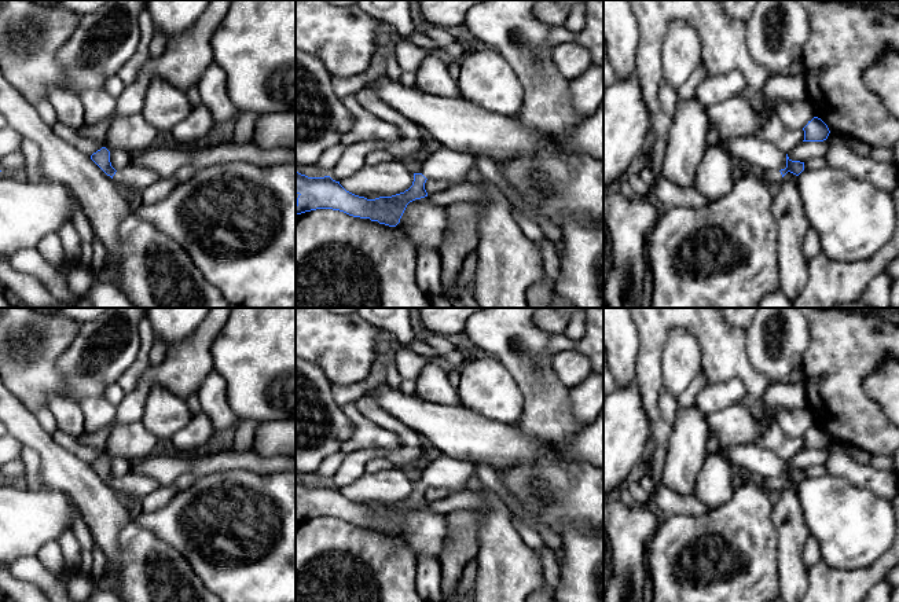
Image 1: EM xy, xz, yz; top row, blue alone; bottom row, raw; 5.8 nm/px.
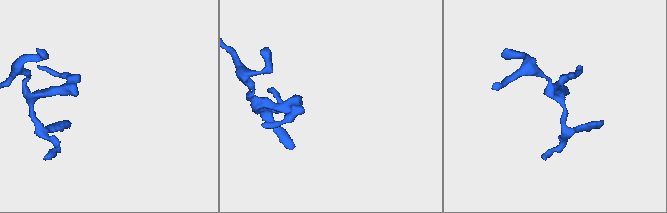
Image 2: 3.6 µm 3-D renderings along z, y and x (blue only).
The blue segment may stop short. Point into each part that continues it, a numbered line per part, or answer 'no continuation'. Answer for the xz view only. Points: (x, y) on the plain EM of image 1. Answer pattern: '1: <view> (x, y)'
1: xz (447, 473)

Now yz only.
1: yz (774, 484)

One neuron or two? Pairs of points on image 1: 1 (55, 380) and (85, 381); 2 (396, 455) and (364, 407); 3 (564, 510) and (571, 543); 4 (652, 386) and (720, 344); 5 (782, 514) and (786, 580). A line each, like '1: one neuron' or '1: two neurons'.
1: two neurons
2: one neuron
3: two neurons
4: one neuron
5: one neuron

